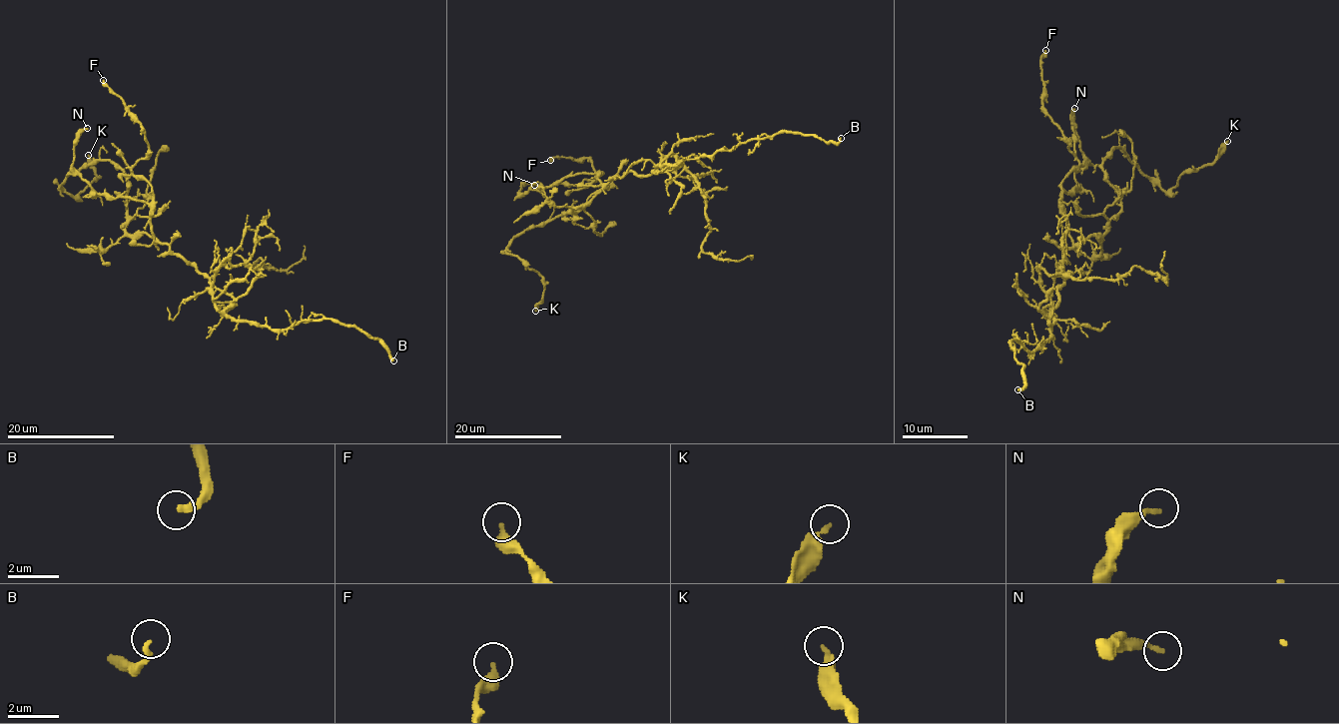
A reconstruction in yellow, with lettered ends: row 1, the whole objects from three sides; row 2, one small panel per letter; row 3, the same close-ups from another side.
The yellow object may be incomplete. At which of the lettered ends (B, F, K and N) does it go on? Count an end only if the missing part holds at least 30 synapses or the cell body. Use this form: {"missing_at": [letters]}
{"missing_at": ["B"]}

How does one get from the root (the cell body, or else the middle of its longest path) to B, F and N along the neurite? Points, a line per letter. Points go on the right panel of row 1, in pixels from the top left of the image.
B: (1061, 263), (1049, 337), (1033, 353), (1010, 342), (1023, 365), (1017, 389)
F: (1061, 263), (1062, 252), (1072, 247), (1061, 182), (1079, 161), (1043, 107), (1040, 56), (1045, 50)
N: (1061, 263), (1062, 252), (1072, 247), (1061, 193), (1077, 187), (1074, 175), (1085, 159), (1076, 133), (1074, 108)

